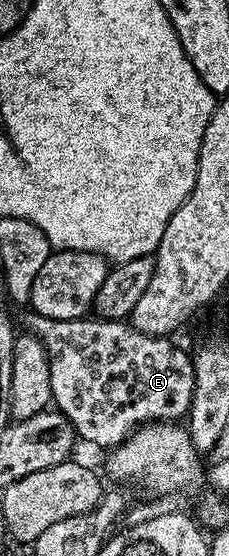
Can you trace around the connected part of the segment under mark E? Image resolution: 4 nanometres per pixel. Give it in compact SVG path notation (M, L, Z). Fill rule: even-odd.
M26 313L22 323L26 326L23 328L44 345L52 375L53 406L70 420L79 440L113 449L129 438L137 427L151 422L175 422L189 412L195 385L193 358L188 351L174 345L171 338L142 334L129 322L97 317L56 321Z

